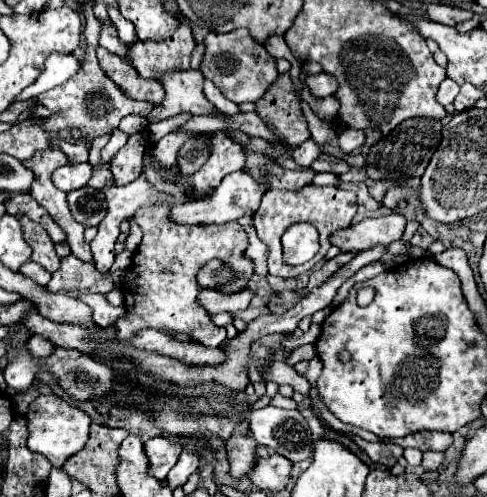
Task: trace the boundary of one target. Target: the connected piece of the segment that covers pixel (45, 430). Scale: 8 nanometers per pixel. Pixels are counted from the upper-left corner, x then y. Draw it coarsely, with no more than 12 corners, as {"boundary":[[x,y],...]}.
{"boundary":[[37,396],[25,414],[27,448],[53,466],[83,450],[91,418]]}

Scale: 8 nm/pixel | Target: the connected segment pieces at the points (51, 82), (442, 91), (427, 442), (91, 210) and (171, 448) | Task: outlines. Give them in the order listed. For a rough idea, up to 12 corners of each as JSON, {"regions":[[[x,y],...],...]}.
{"regions":[[[51,52],[41,76],[19,96],[35,98],[79,70],[75,56]],[[445,78],[437,90],[437,102],[447,106],[459,92],[459,86]],[[415,432],[405,438],[381,438],[401,448],[439,450],[451,444],[447,432]],[[89,186],[69,192],[71,216],[83,226],[99,226],[103,194]],[[163,436],[143,442],[147,474],[165,480],[183,446]]]}

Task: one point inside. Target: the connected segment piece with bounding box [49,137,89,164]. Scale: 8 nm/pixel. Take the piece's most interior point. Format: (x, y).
(77, 153)

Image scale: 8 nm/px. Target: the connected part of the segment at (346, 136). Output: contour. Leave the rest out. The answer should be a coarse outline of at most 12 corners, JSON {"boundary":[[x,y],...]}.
{"boundary":[[347,128],[337,134],[343,152],[351,154],[365,142],[365,132]]}

